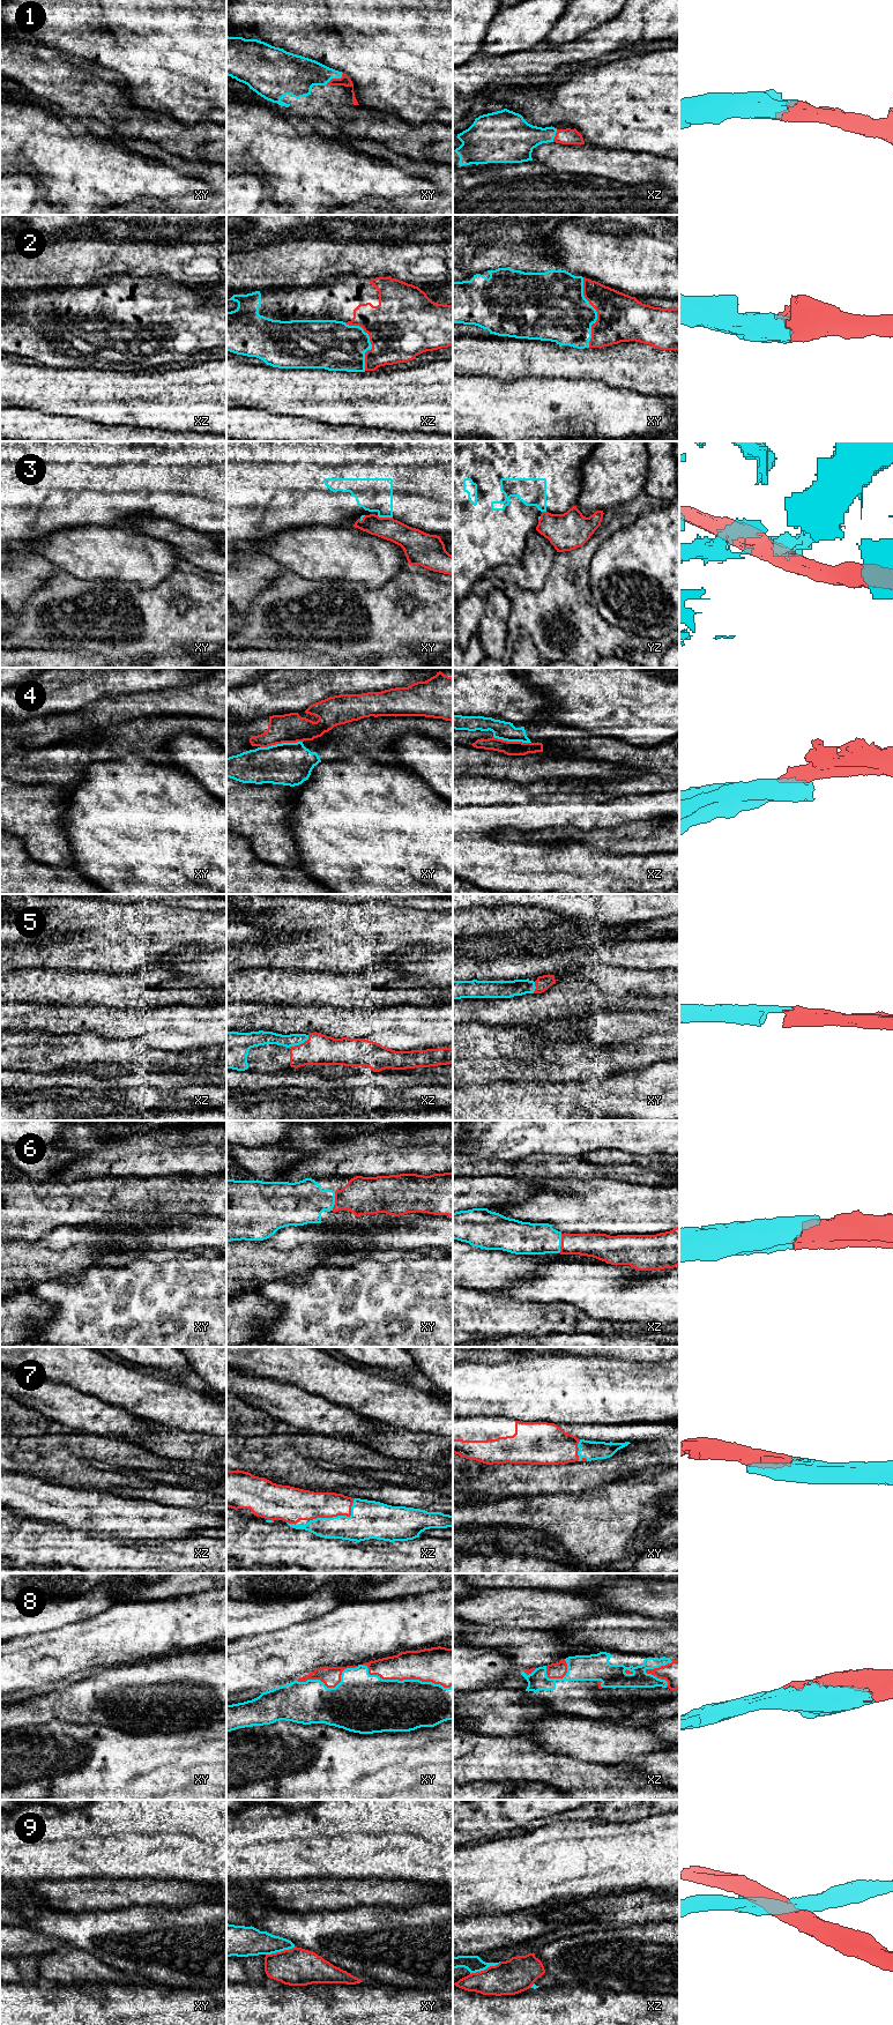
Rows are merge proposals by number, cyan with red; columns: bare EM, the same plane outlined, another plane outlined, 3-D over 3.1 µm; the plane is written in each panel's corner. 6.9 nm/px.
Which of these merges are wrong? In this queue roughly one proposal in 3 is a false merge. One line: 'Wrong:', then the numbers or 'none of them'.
Wrong: 3, 4, 9

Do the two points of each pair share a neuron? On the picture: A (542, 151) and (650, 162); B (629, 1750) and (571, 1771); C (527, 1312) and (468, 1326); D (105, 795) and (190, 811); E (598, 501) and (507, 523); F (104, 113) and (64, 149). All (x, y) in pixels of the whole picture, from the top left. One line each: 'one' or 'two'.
A: one
B: two
C: one
D: one
E: two
F: two

